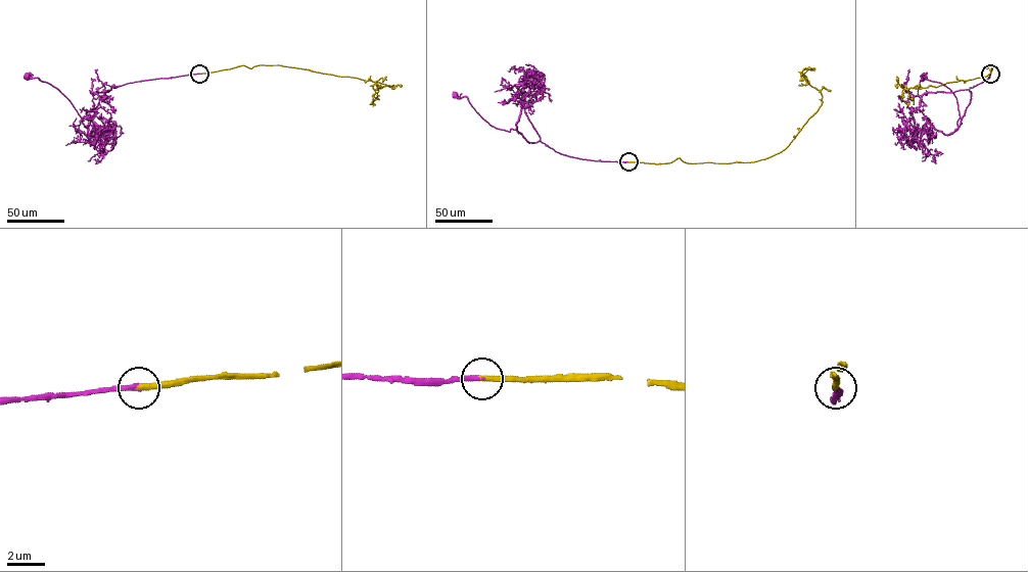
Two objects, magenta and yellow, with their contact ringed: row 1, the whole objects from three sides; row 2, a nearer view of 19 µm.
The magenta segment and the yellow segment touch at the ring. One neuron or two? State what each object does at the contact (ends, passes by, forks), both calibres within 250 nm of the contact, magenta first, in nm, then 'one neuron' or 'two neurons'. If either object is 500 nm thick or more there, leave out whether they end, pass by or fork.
magenta ends; yellow ends; calibres 260 and 300 nm; one neuron

